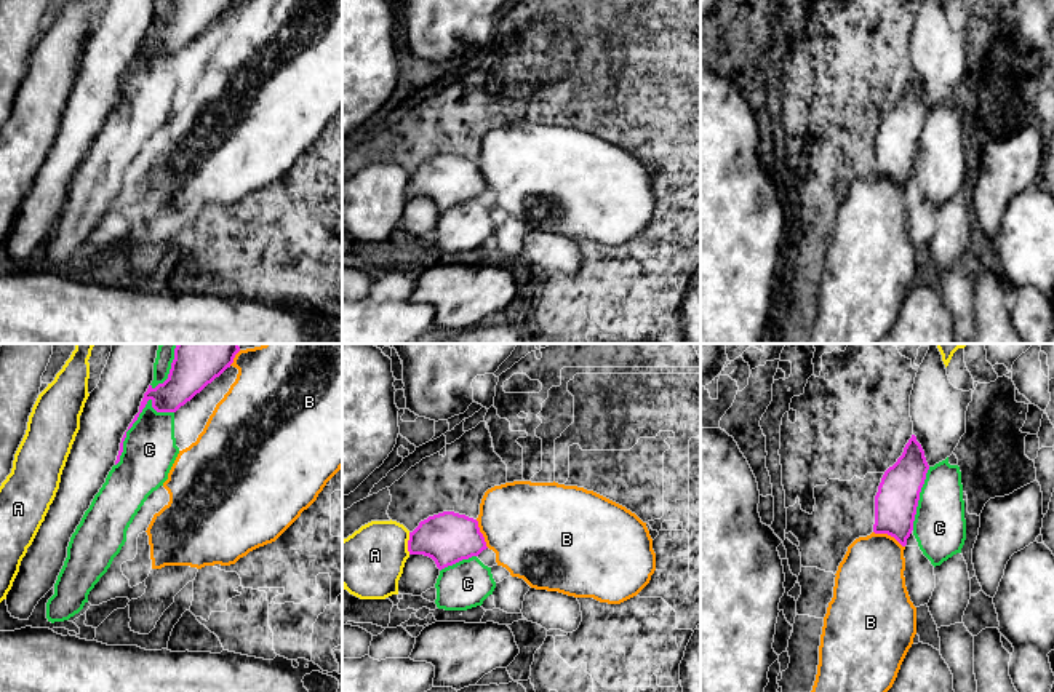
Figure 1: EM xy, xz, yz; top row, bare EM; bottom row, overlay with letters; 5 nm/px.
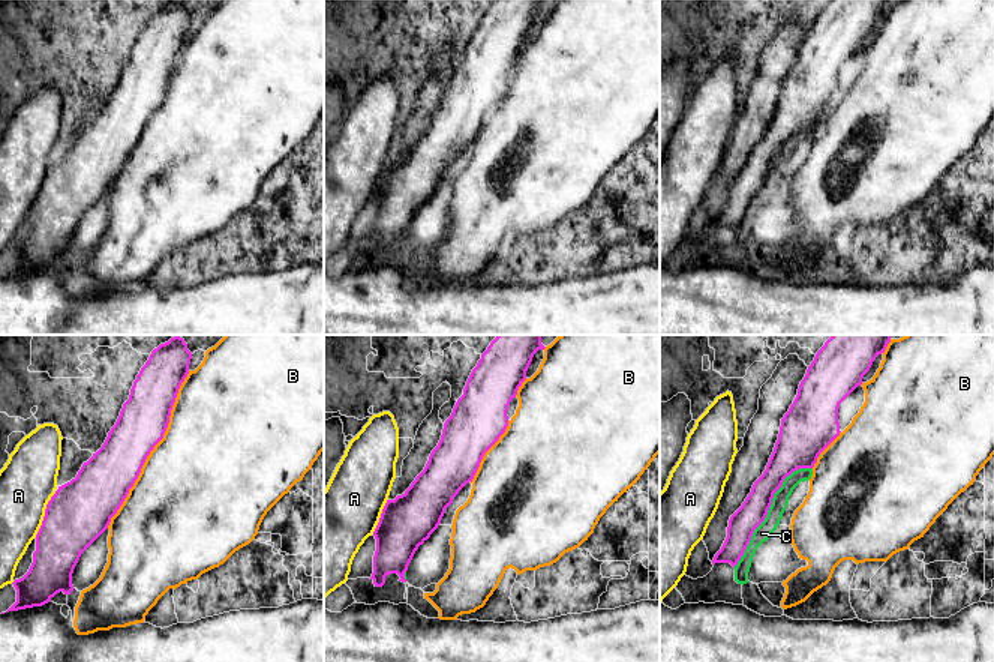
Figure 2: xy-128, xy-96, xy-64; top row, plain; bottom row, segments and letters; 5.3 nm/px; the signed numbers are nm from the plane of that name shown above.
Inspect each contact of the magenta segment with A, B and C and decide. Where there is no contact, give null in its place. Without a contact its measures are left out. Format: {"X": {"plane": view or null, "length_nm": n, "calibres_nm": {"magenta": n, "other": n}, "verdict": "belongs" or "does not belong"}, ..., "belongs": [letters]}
{"A": {"plane": "xz", "length_nm": 110, "calibres_nm": {"magenta": 260, "other": 340}, "verdict": "does not belong"}, "B": {"plane": "yz", "length_nm": 180, "calibres_nm": {"magenta": 220, "other": 340}, "verdict": "does not belong"}, "C": {"plane": "xy", "length_nm": 400, "calibres_nm": {"magenta": 160, "other": 280}, "verdict": "does not belong"}, "belongs": []}

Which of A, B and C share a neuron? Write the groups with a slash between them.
A / B / C

